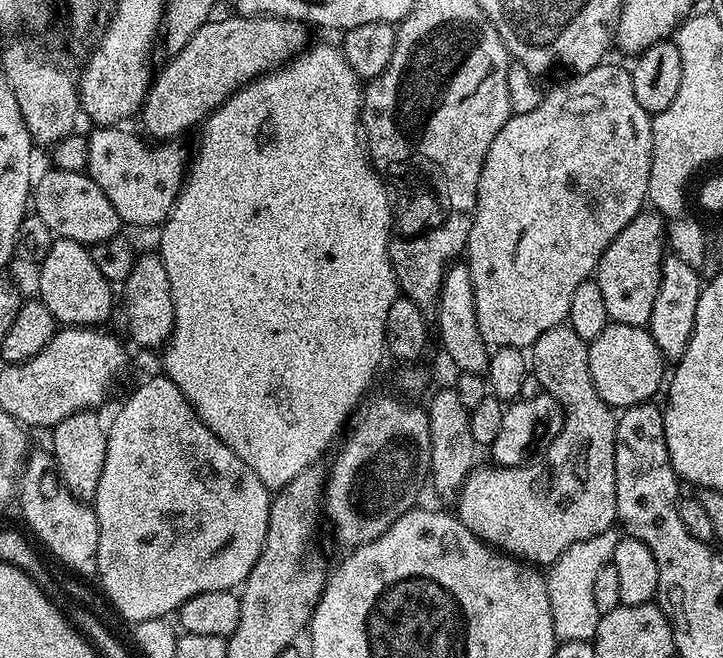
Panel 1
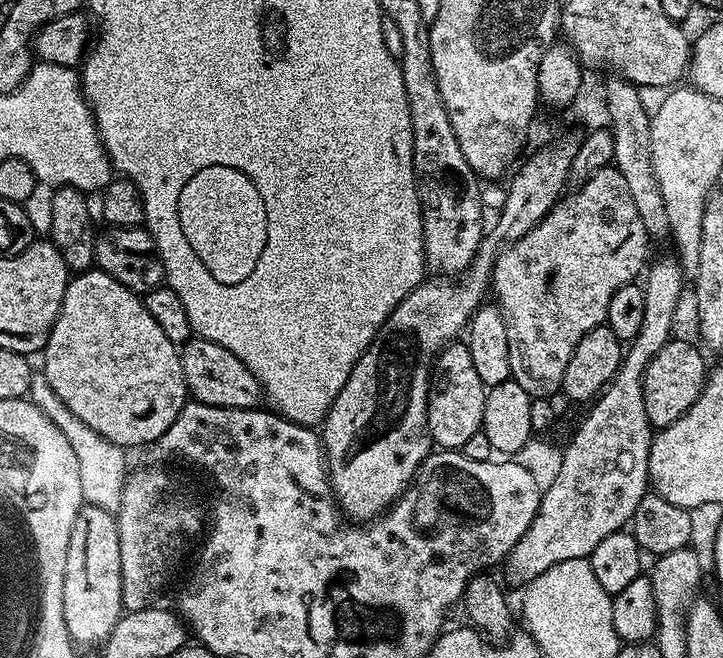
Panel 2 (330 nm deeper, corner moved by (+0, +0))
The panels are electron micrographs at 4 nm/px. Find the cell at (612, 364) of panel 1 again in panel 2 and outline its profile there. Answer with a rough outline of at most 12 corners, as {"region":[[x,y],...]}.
{"region":[[673,338],[646,366],[646,418],[678,422],[704,388],[704,356]]}

